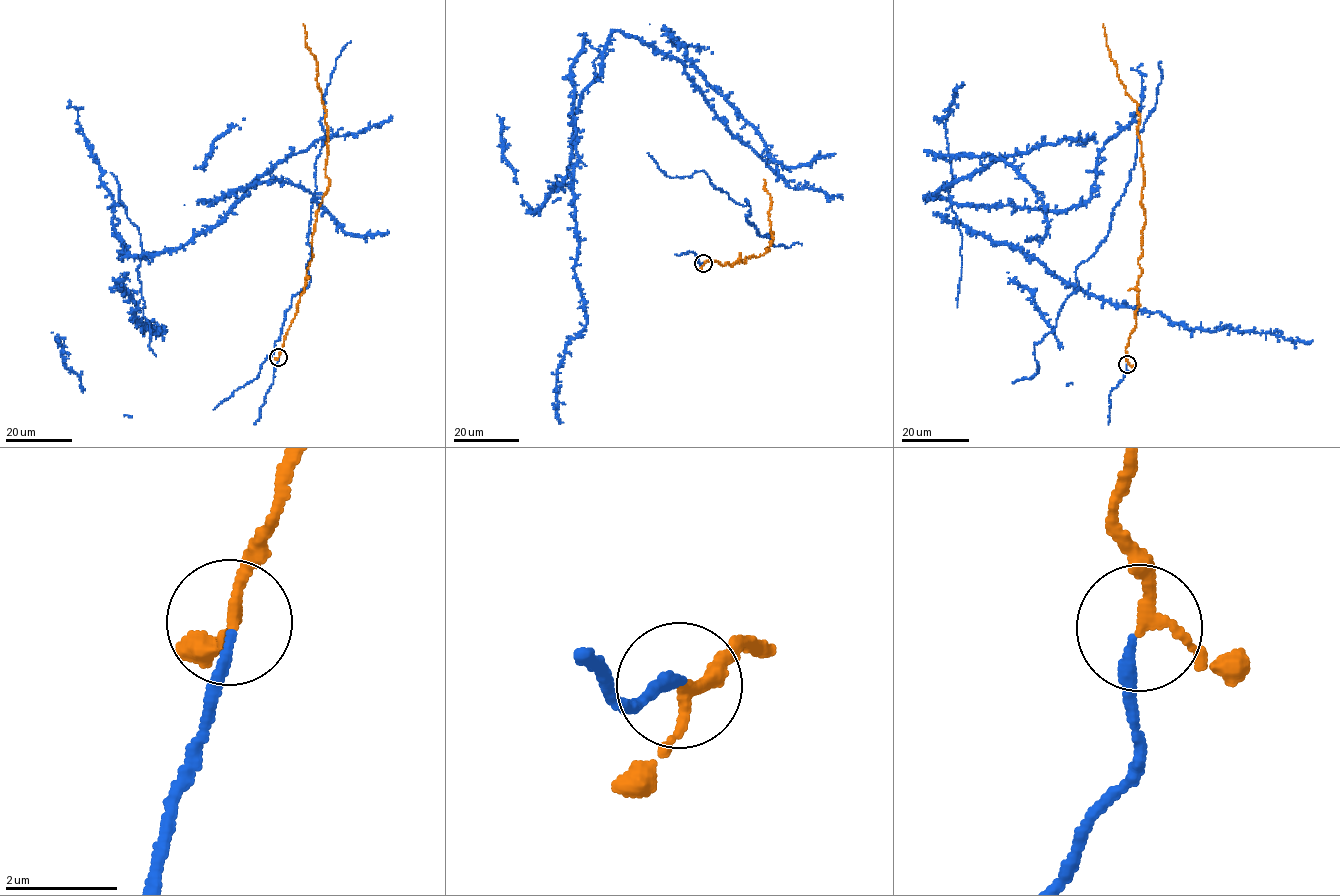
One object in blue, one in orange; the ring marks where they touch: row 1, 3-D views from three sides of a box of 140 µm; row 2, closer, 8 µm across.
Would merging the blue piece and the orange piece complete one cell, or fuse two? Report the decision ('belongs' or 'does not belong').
belongs

